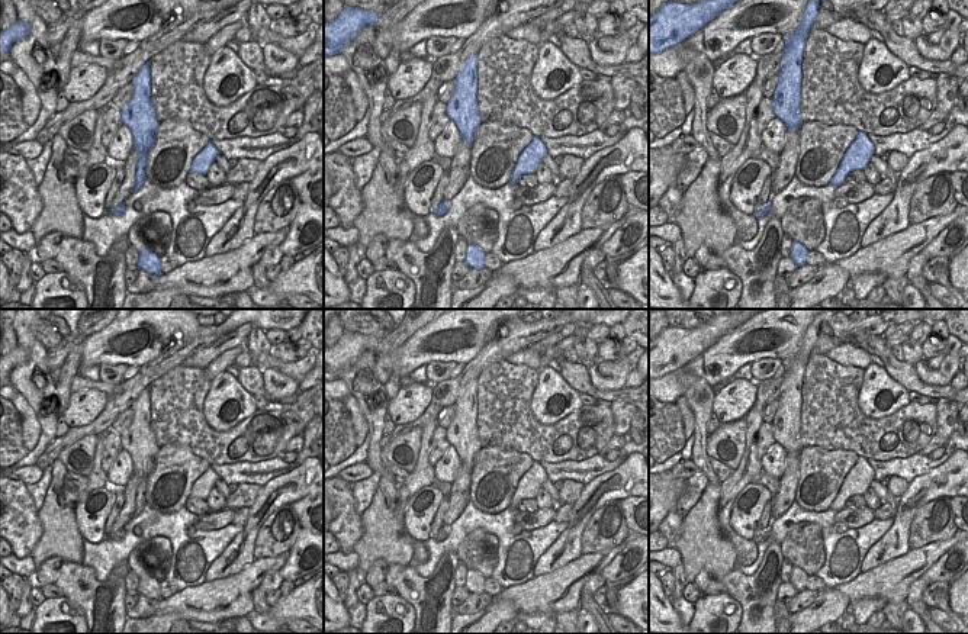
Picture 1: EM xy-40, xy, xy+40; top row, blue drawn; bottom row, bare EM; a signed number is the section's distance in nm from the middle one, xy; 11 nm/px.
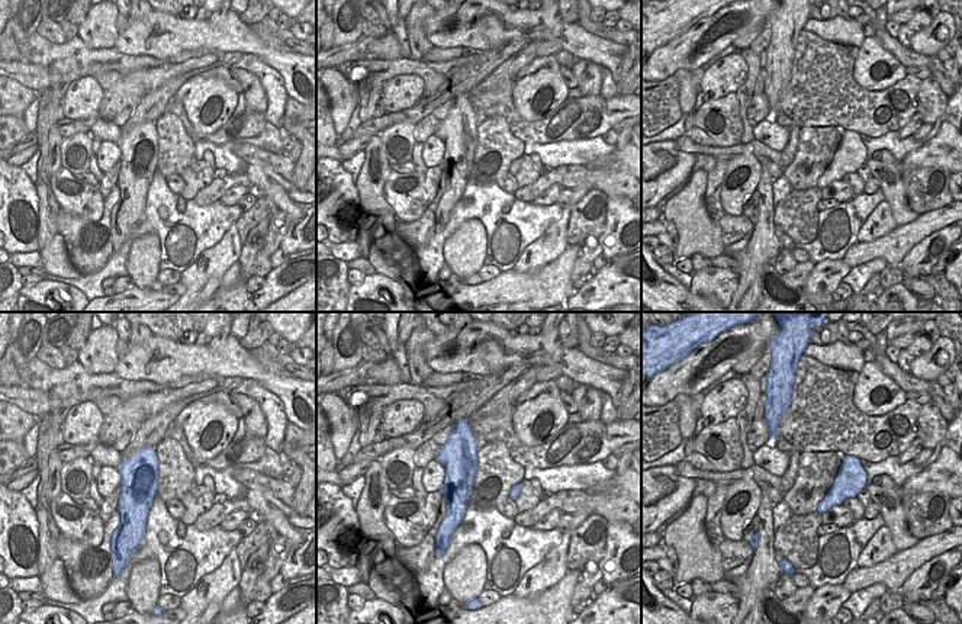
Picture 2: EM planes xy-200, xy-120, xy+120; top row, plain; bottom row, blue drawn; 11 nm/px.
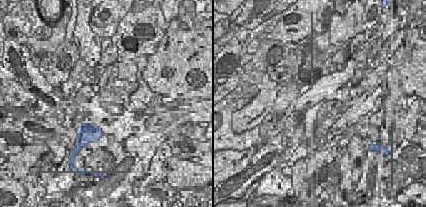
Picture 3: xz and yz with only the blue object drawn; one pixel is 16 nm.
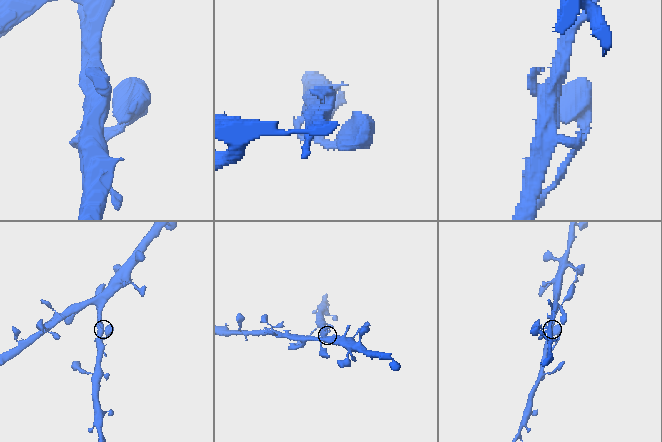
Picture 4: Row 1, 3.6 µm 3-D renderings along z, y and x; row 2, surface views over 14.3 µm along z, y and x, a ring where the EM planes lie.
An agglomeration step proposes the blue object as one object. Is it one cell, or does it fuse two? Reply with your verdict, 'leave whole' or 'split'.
leave whole

